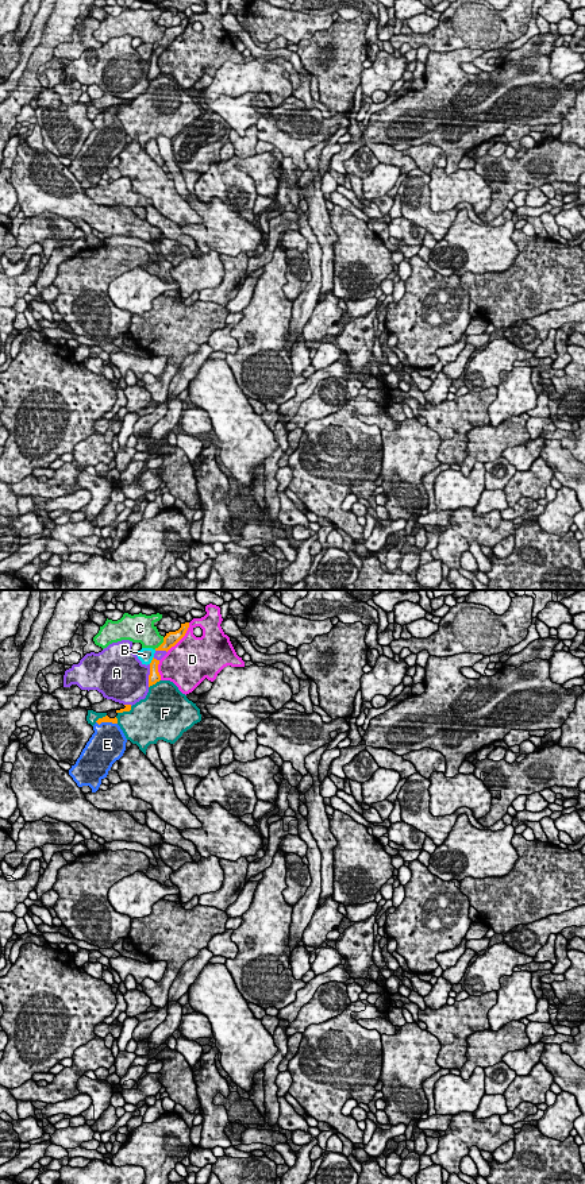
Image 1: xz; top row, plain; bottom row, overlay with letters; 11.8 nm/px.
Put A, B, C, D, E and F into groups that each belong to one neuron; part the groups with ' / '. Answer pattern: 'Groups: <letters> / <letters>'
Groups: A / B / C / D / E / F

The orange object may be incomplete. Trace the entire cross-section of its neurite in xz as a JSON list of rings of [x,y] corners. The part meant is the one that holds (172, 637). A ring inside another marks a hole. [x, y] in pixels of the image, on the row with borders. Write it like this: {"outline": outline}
{"outline": [[[189,622],[181,624],[181,628],[176,632],[169,632],[163,637],[163,643],[155,648],[155,651],[169,651],[172,647],[174,647],[186,633],[189,628]]]}

